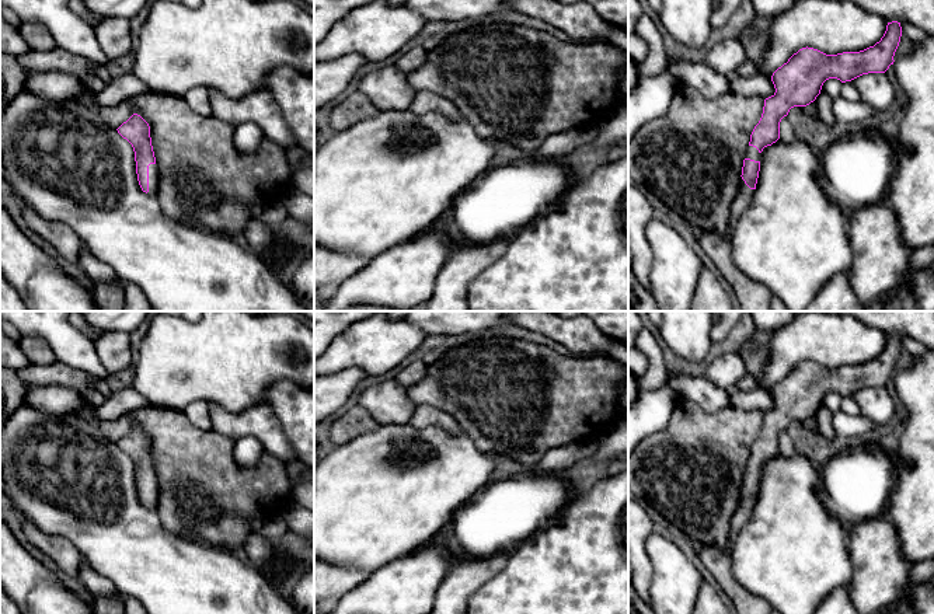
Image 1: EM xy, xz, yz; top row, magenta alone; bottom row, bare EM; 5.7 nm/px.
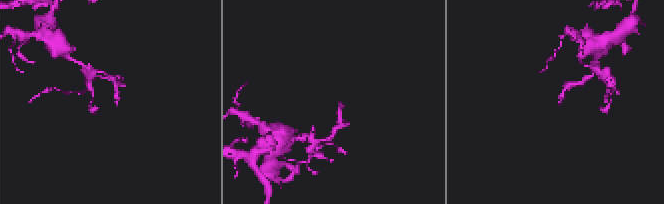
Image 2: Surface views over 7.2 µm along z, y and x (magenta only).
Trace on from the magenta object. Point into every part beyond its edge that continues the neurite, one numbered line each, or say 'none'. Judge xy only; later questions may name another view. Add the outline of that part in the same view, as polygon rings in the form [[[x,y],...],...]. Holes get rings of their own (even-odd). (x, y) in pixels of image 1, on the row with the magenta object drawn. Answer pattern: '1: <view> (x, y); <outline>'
1: xy (153, 175); [[[157,164],[149,165],[149,195],[156,195],[158,186]]]

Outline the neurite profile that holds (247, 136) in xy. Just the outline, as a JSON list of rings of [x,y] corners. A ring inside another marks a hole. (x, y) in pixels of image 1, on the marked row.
[[[241,123],[234,128],[234,144],[243,153],[254,153],[265,135],[254,123]]]

